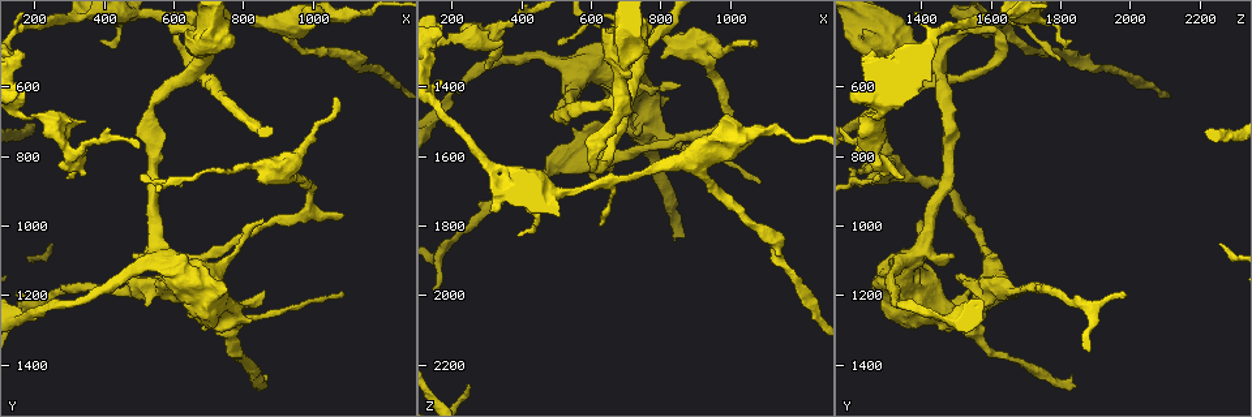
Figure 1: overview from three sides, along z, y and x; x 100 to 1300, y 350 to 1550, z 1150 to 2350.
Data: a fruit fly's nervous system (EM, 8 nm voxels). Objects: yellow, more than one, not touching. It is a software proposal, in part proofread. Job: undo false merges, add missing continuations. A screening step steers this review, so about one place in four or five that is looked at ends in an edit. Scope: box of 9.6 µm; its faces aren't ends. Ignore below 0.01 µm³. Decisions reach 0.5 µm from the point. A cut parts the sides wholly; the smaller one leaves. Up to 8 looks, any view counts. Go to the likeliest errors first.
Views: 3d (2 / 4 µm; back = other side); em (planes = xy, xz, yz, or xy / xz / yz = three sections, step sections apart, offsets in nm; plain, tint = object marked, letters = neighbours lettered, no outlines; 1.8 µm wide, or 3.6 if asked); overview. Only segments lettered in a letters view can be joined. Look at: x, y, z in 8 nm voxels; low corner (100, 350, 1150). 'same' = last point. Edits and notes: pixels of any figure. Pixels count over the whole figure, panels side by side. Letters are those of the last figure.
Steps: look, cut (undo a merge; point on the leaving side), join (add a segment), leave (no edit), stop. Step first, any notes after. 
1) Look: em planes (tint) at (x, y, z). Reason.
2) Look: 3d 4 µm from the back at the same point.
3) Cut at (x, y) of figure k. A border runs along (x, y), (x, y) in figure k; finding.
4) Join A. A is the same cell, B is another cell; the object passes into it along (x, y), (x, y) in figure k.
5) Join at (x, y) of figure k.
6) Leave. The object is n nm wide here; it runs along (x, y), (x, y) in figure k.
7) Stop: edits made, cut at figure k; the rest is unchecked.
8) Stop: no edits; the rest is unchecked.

Look: 3d 4 µm at (660, 560, 1460). Sudden change in width.

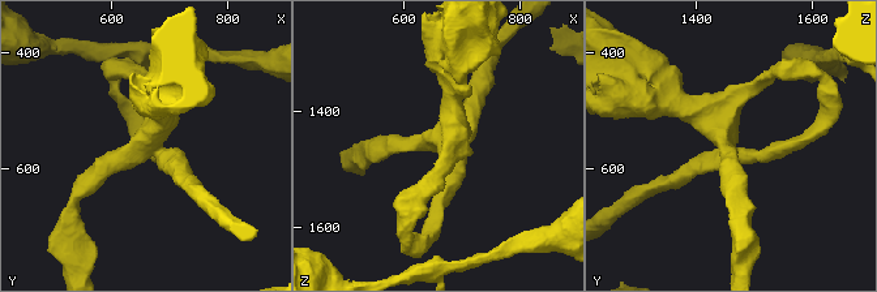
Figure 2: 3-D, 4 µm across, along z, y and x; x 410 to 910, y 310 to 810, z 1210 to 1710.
Look: em 3.6 µm xz step 4 (tint) at (670, 555, 1450).

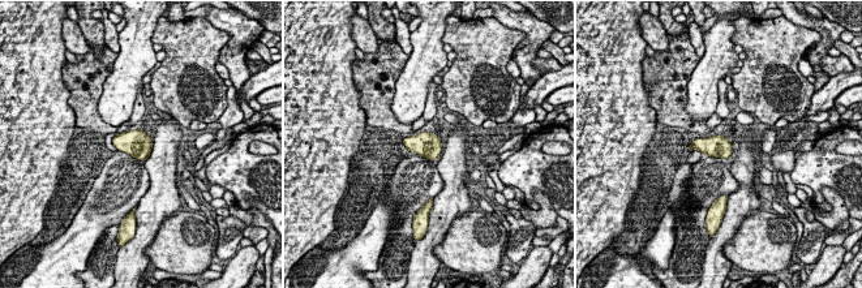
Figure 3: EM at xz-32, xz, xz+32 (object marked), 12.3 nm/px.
Look: em 3.6 µm yz step 16 (letters) at the same point. Cut it another way.

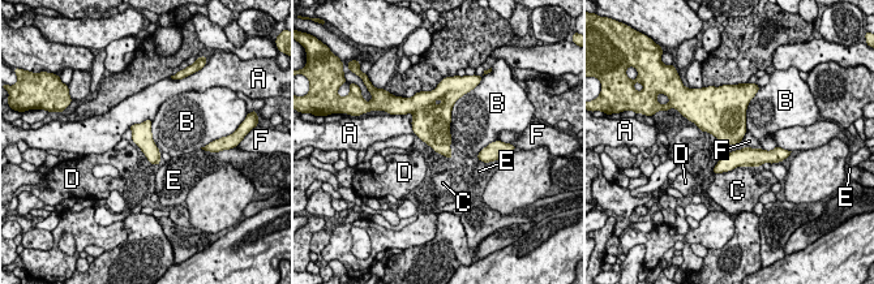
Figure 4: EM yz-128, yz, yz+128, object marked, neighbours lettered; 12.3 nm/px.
Leave. The longest contact is with C, 550 nm; A, B, C, D, E and F are other cells; a border runs along (457, 100), (452, 111), (452, 141) in figure 4; one cell here.

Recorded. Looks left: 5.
Look: 3d 4 µm at (720, 1190, 1540). Free end.

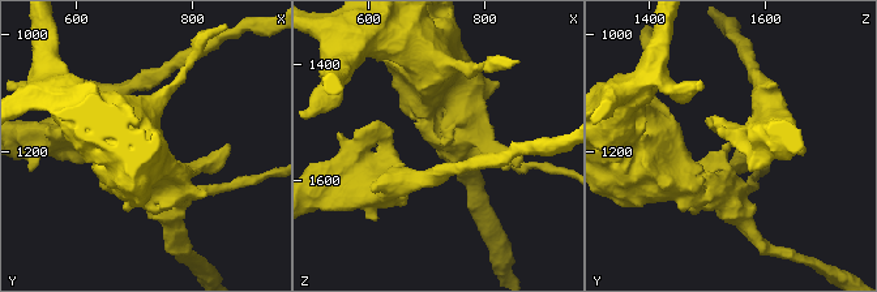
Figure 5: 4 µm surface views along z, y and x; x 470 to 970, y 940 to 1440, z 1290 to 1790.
Look: em planes (tint) at (725, 1185, 1540).

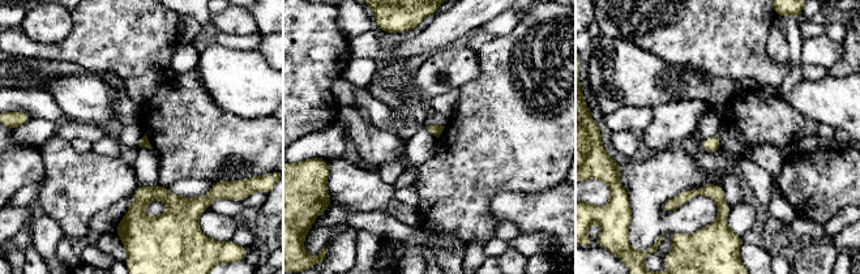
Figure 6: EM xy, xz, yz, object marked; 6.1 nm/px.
Look: em planes (letters) at the same point. See the neighbours.

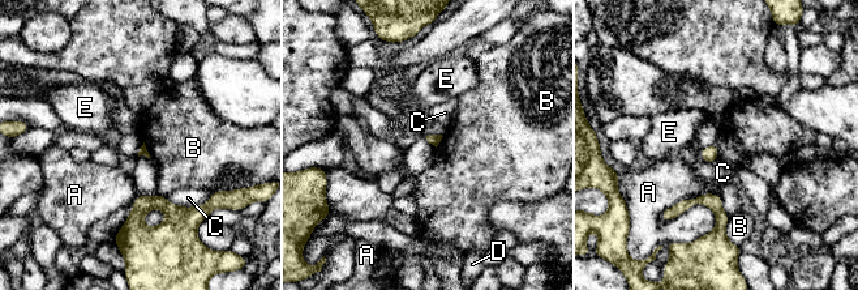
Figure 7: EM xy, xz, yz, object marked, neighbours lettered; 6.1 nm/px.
Leave. The longest contact is with A, 380 nm; A, B, C, D and E are other cells; a border runs along (729, 217), (725, 225), (725, 235) in figure 7; no lettered segment goes on from it.

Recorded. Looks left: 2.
Look: em planes (letters) at (1090, 970, 1540). Branch stops here.

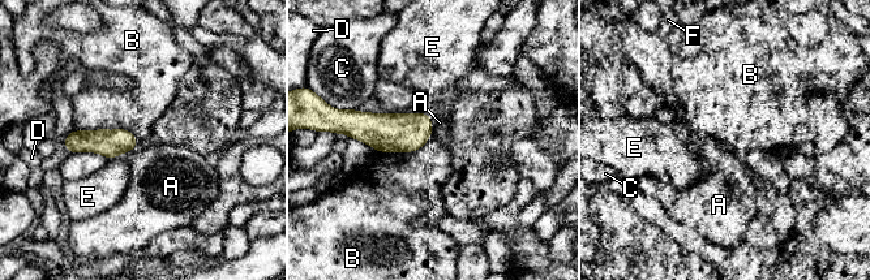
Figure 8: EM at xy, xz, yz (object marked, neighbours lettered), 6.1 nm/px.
Join A. The longest contact is with B, 400 nm; A is the same cell, B, C, D, E and F are other cells; it goes on there.

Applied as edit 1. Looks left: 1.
Stop: edits made, join at figure 8; the rest is unchecked.

